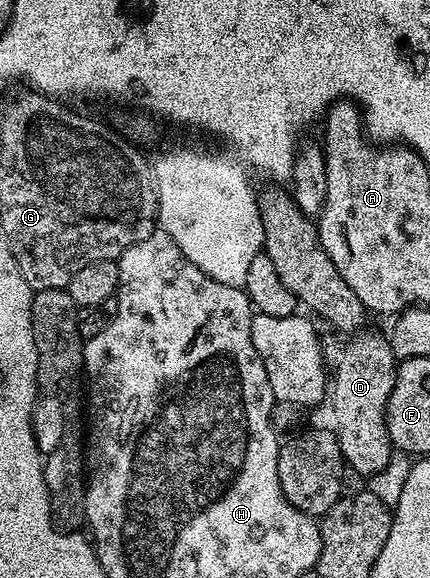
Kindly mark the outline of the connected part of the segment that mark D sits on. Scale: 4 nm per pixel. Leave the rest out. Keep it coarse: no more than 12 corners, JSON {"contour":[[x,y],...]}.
{"contour":[[384,332],[348,338],[329,383],[344,464],[364,477],[393,453],[397,366]]}

